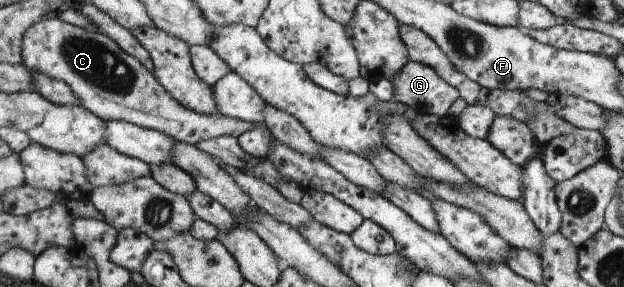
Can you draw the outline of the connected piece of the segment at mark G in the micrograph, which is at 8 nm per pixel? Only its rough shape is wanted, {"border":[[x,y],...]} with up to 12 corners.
{"border":[[410,60],[391,81],[394,101],[447,117],[460,91]]}

